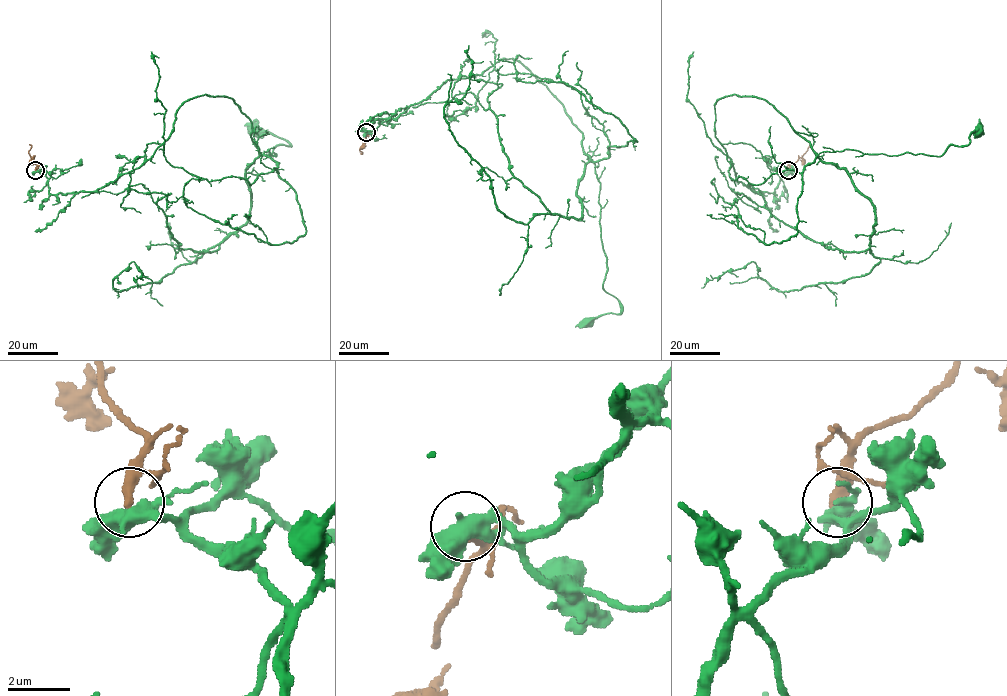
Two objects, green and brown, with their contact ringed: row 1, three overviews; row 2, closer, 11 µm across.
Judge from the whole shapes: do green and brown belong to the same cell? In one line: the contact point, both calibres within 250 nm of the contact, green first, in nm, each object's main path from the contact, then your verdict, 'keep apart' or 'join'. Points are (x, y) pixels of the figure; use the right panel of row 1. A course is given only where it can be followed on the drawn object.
(788, 170) | 440/400 nm | green via (788, 171), (774, 194), (739, 181), (715, 136), (714, 103), (766, 100), (818, 154), (940, 156), (979, 129) | brown via (788, 170), (809, 144) | join

